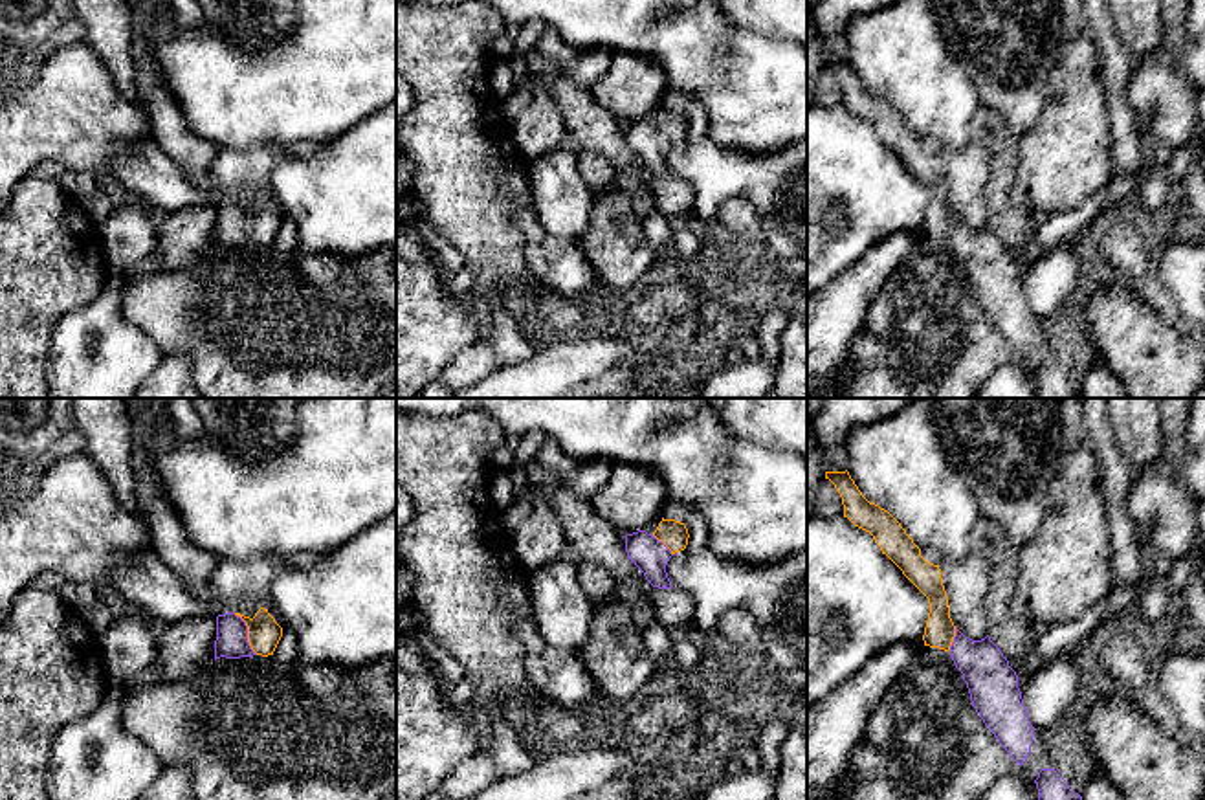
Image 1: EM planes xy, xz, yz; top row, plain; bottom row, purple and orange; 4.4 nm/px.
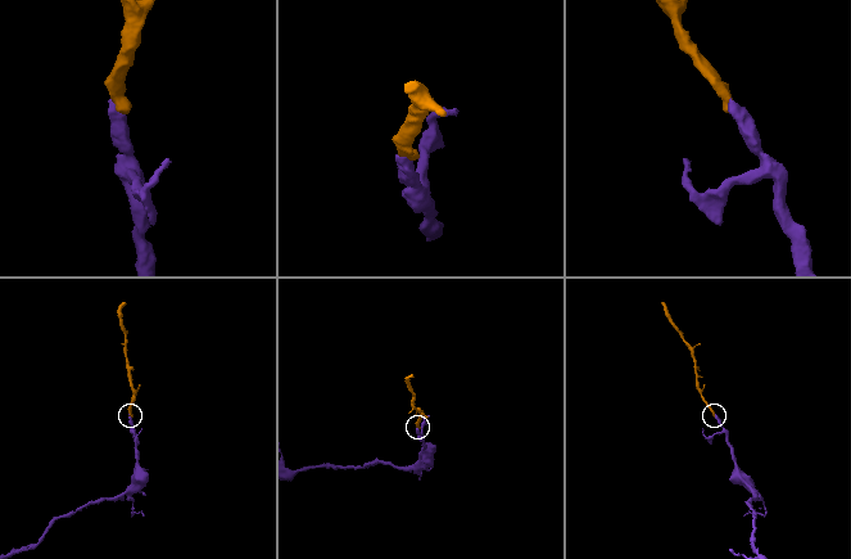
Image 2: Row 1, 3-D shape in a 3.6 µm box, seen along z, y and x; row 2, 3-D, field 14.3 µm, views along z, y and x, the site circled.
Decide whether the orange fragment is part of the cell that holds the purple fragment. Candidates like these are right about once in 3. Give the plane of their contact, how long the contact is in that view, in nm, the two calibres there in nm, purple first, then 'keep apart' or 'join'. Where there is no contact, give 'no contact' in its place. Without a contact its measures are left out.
meets purple in xy; contact 220 nm long; 140 nm thick on the purple side, 140 nm on the other; join

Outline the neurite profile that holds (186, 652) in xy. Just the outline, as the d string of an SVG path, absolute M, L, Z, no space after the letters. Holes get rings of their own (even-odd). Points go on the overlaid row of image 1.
M189 617L169 624L156 640L156 662L165 683L202 683L215 668L216 617Z

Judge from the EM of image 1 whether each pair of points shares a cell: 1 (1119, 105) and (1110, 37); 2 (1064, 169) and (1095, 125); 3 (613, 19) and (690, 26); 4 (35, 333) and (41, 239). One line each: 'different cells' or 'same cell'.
1: same cell
2: same cell
3: same cell
4: same cell

